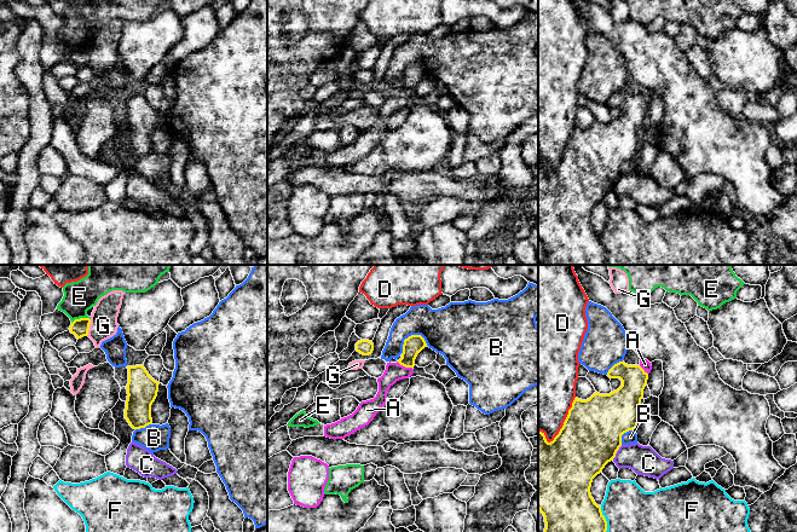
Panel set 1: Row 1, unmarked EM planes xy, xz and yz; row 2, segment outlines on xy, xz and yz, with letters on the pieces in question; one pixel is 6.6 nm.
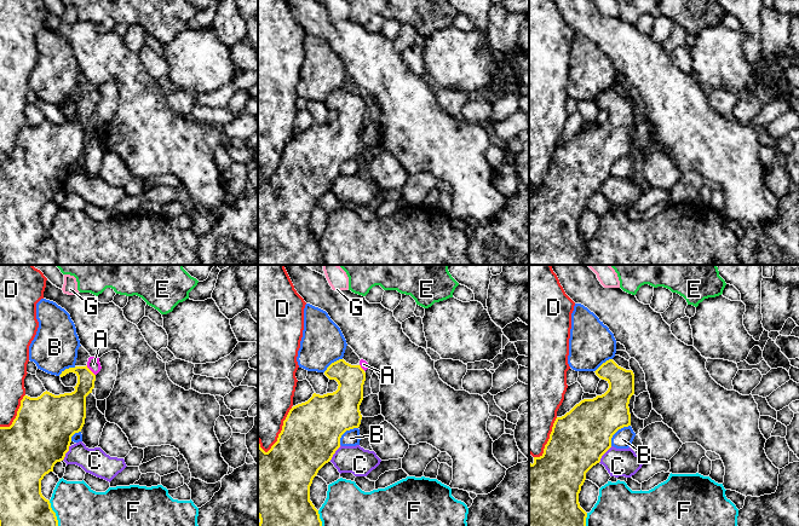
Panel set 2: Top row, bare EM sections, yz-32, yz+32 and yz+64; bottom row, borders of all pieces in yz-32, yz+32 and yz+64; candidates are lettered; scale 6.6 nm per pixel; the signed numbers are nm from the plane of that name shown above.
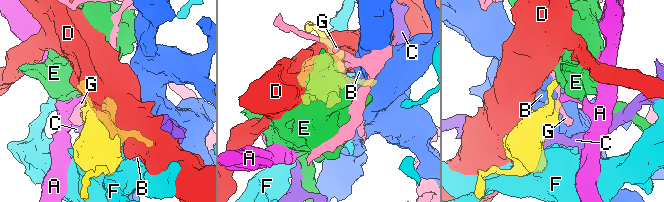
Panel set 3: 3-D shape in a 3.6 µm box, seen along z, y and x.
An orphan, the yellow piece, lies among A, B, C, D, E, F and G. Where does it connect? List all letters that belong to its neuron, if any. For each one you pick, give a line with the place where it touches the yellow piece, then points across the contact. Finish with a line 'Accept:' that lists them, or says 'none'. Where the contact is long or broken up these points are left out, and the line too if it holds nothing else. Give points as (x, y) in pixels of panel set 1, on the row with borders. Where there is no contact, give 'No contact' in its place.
A: Touches yellow at xz (404, 365). Path across: xz (415, 343), (404, 365), (394, 371)
Accept: A

